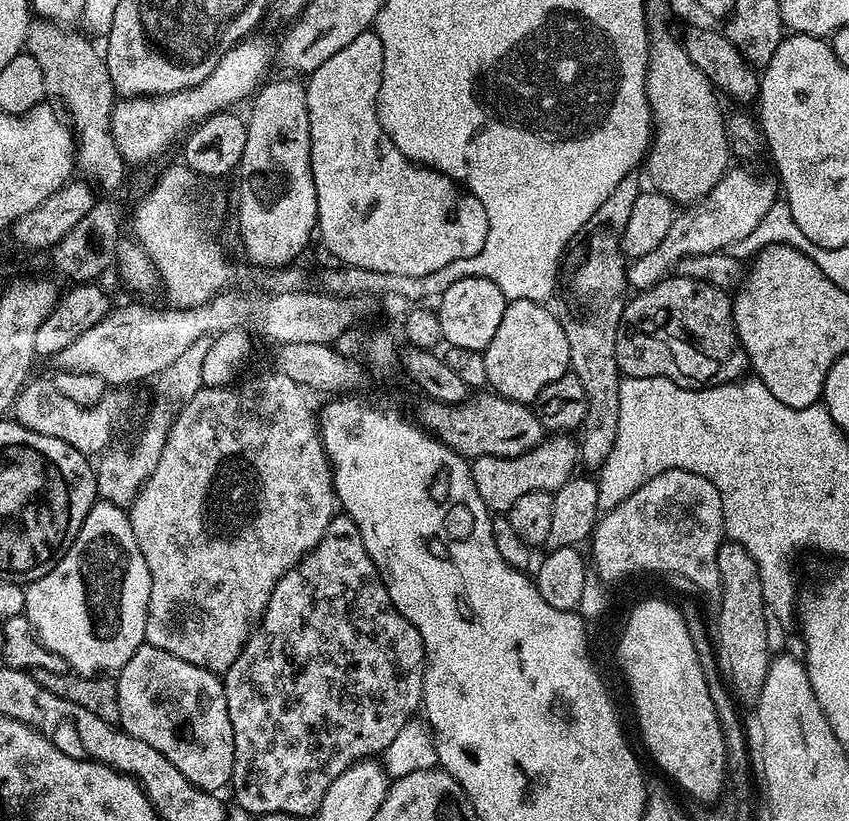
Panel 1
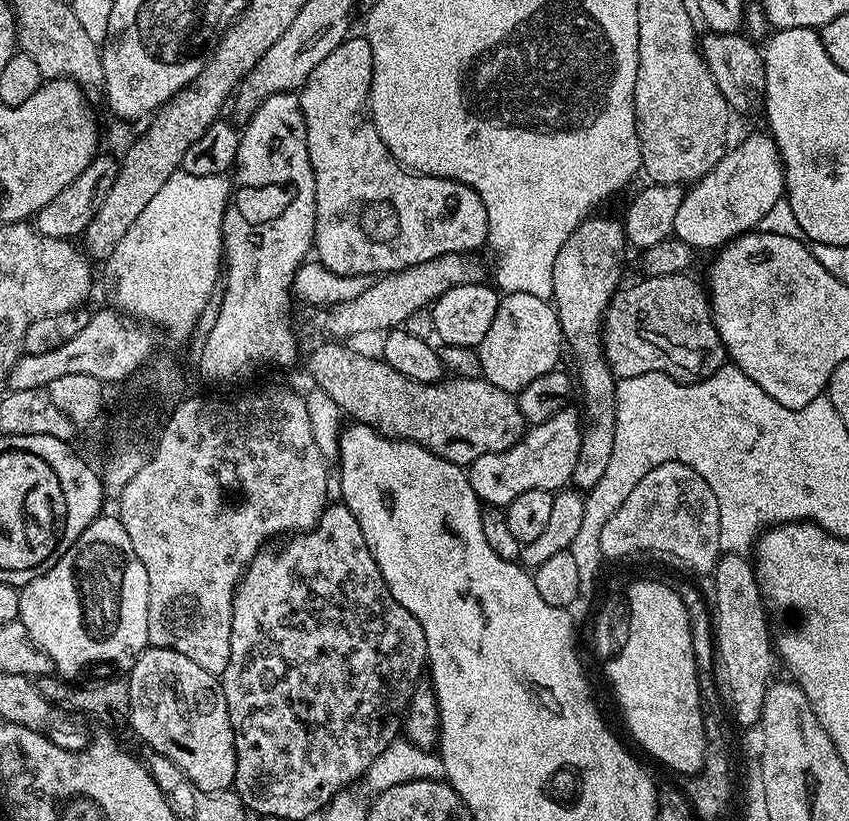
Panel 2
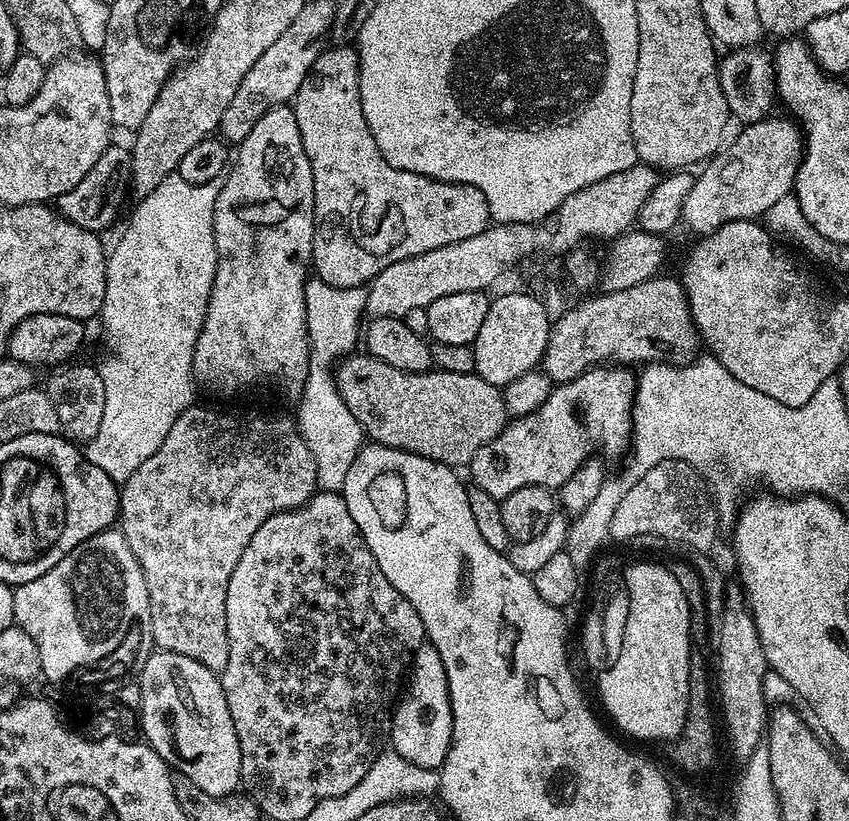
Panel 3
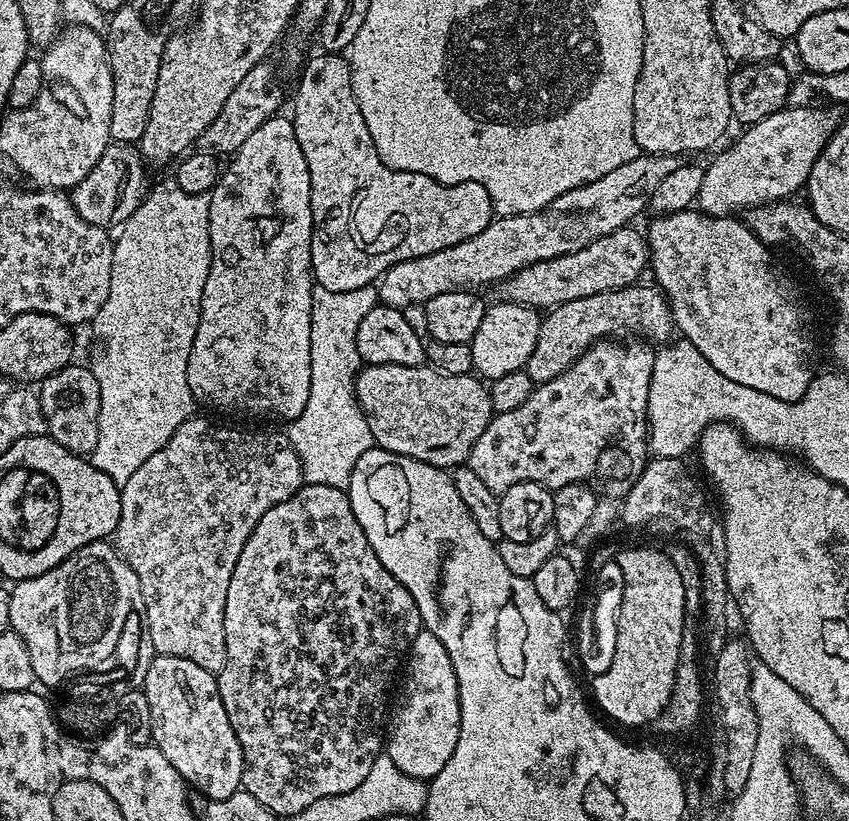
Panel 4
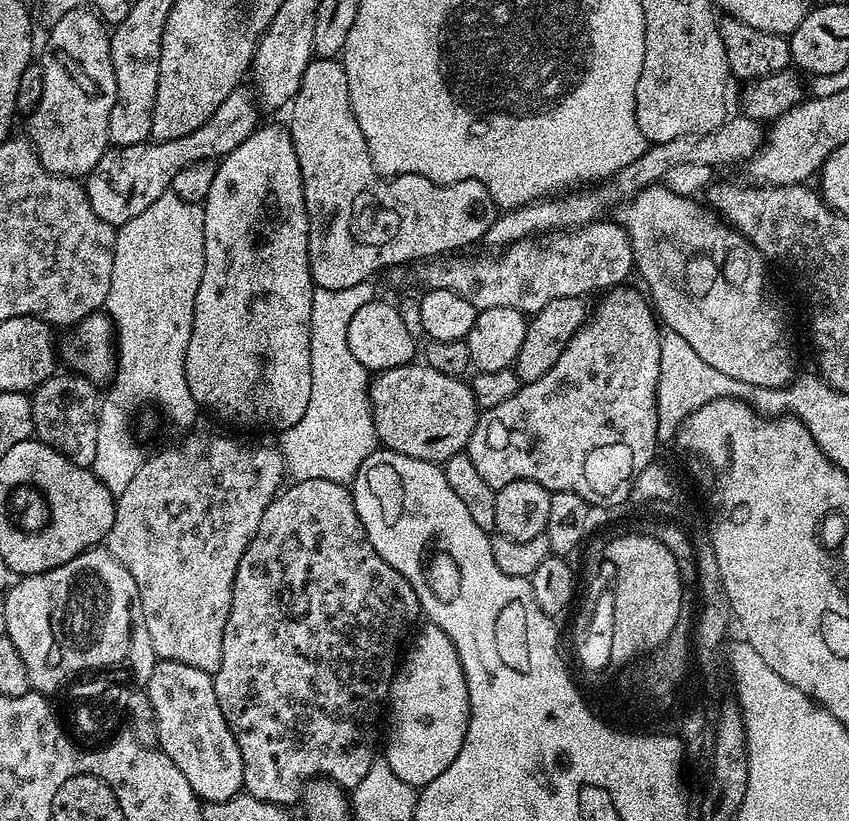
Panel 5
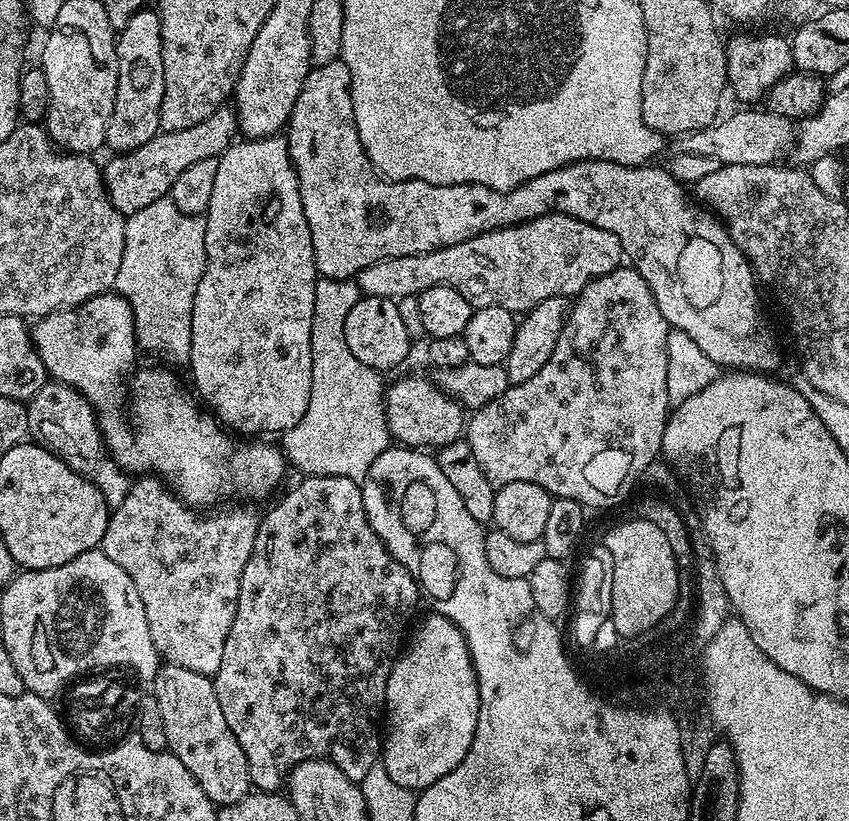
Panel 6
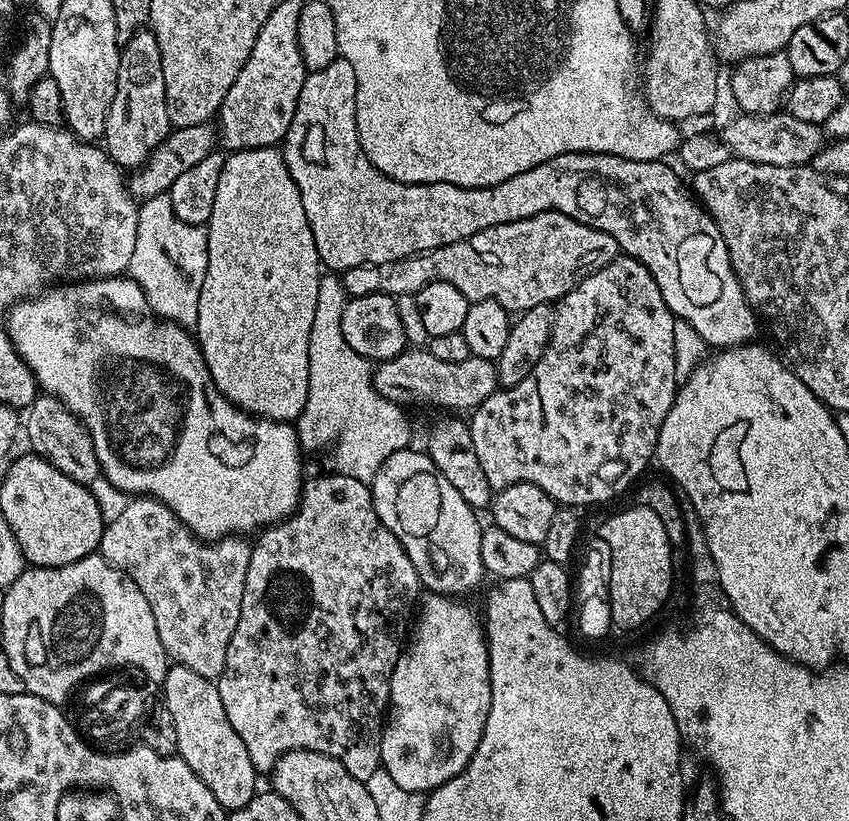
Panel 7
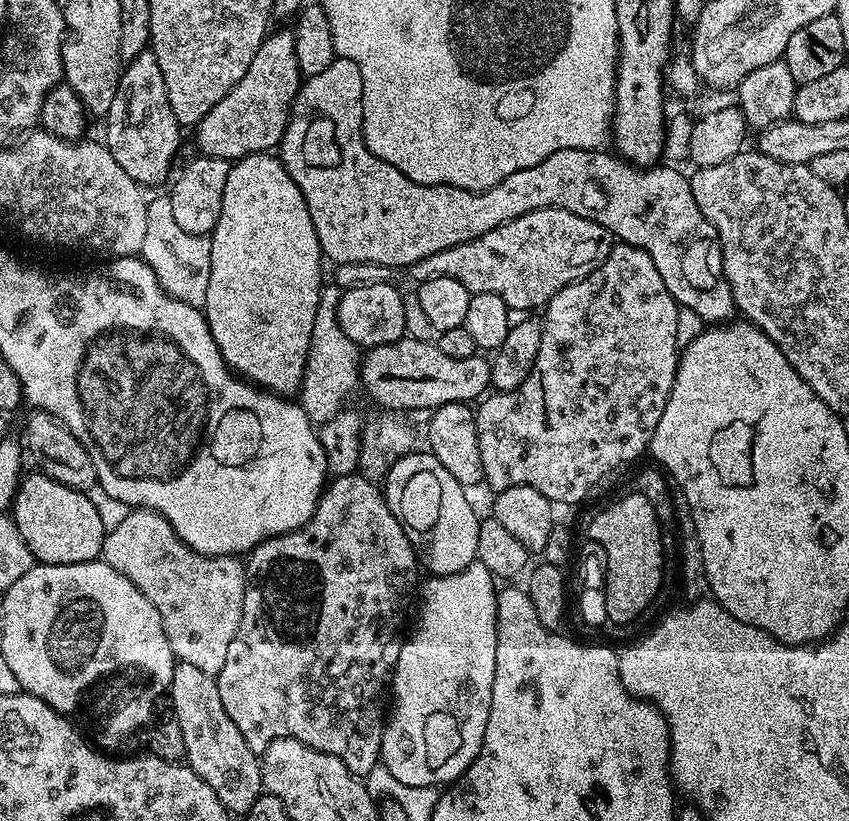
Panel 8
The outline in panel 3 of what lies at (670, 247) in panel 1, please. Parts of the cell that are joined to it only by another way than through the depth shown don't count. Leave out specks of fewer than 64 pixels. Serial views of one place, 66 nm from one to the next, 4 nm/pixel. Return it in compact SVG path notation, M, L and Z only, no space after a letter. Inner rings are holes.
M765 118L754 122L753 124L743 125L739 130L740 133L732 140L732 145L721 147L720 151L712 157L711 160L707 161L699 169L698 175L696 176L696 181L694 186L690 190L690 194L686 198L686 206L684 207L684 215L682 217L683 223L689 224L690 227L696 231L696 234L707 234L709 232L716 232L724 224L729 224L735 220L756 220L757 218L763 217L766 210L770 210L770 206L774 206L774 202L778 202L778 198L789 195L793 191L796 175L800 169L800 159L804 156L804 145L806 143L805 137L802 135L801 129L797 127L791 119L788 120L772 120L773 118Z

